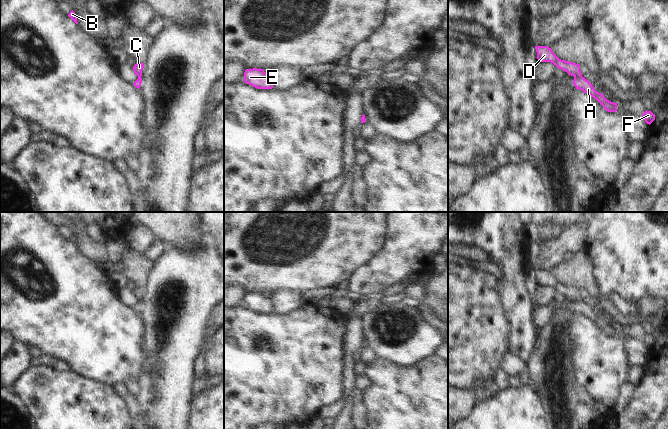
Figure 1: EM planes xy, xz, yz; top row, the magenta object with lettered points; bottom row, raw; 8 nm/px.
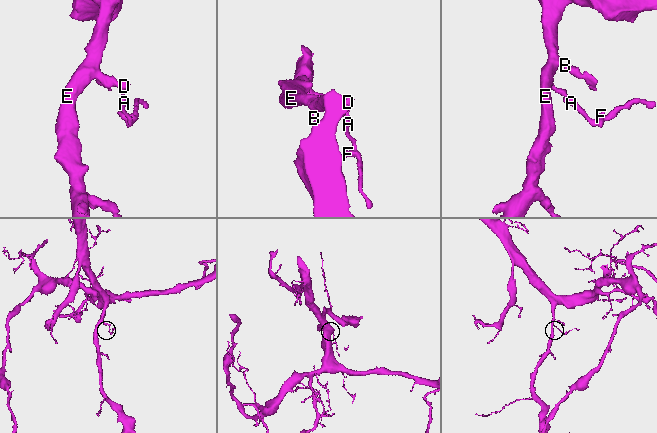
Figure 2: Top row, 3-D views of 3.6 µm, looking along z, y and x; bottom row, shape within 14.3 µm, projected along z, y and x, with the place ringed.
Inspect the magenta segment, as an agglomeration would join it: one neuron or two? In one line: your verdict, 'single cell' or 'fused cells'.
fused cells

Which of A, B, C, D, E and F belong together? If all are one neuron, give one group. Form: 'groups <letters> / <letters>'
groups A F / B C D E

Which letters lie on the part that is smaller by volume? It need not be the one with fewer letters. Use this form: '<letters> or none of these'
A, F

